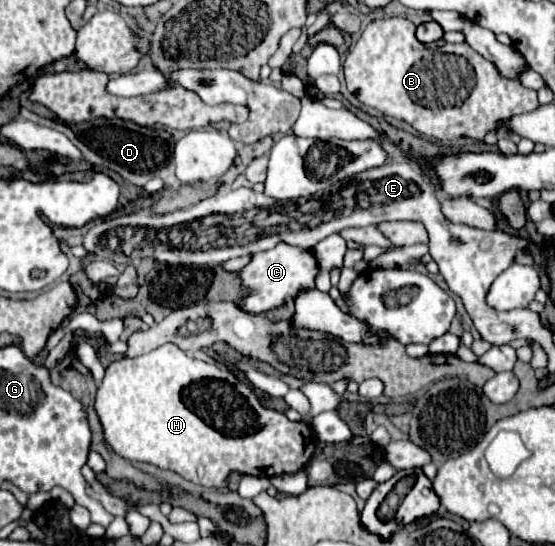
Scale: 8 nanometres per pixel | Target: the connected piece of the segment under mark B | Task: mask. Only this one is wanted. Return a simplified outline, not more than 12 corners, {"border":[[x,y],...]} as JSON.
{"border":[[407,18],[345,58],[359,102],[417,132],[481,140],[537,92]]}

